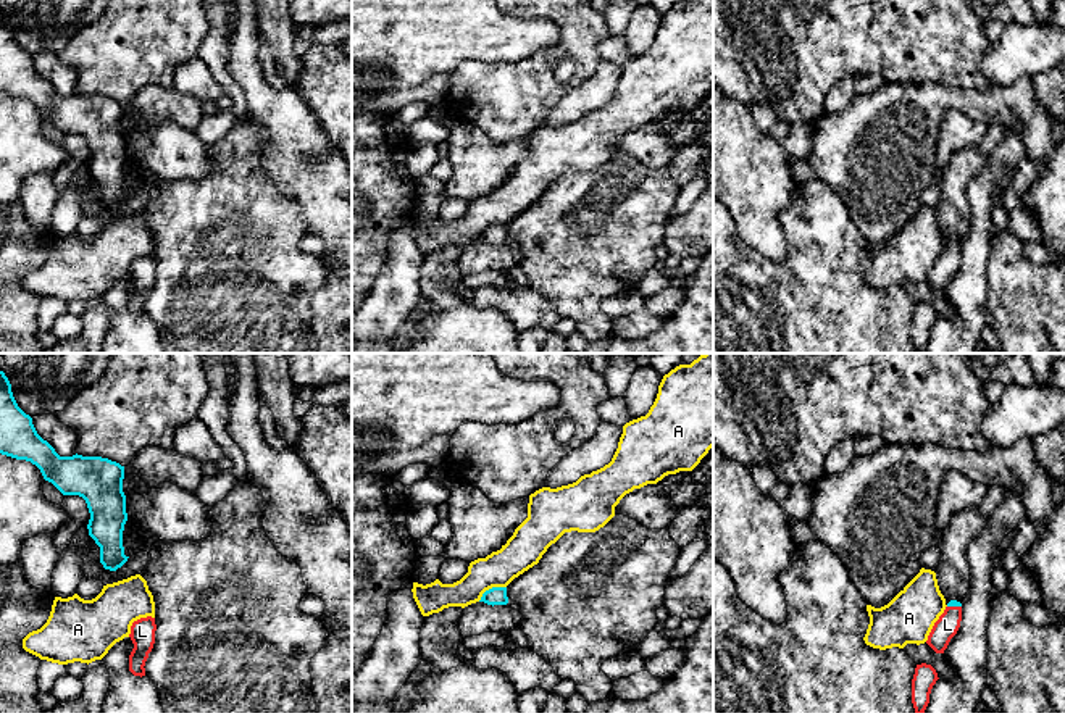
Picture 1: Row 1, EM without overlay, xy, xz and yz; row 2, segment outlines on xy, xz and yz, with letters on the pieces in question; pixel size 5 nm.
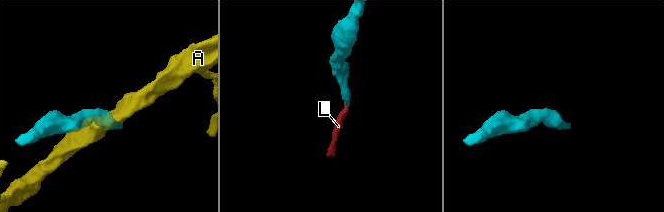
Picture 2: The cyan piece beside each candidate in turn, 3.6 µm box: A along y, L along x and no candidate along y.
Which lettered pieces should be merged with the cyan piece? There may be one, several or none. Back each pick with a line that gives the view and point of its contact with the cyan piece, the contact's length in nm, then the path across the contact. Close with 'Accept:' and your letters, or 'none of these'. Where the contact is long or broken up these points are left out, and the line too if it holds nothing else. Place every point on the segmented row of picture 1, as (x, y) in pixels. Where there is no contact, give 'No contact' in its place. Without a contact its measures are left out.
L: Touches cyan at yz (954, 605). Shared border 70 nm. Path across: yz (952, 602), (954, 605), (948, 625)
Accept: L

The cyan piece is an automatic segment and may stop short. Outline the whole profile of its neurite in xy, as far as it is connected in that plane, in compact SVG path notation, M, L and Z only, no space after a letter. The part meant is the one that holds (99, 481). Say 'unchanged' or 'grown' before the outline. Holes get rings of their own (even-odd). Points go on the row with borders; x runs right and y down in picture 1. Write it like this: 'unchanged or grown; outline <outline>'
unchanged; outline M0 371L0 453L31 461L63 495L79 495L86 500L90 513L89 536L100 547L100 563L105 569L116 571L127 561L123 547L127 521L124 466L102 457L77 453L60 457L37 434L32 418L18 407L3 371Z

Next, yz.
grown; outline M950 600L934 623L926 644L936 652L944 653L950 639L957 634L962 621L962 603L957 600Z

